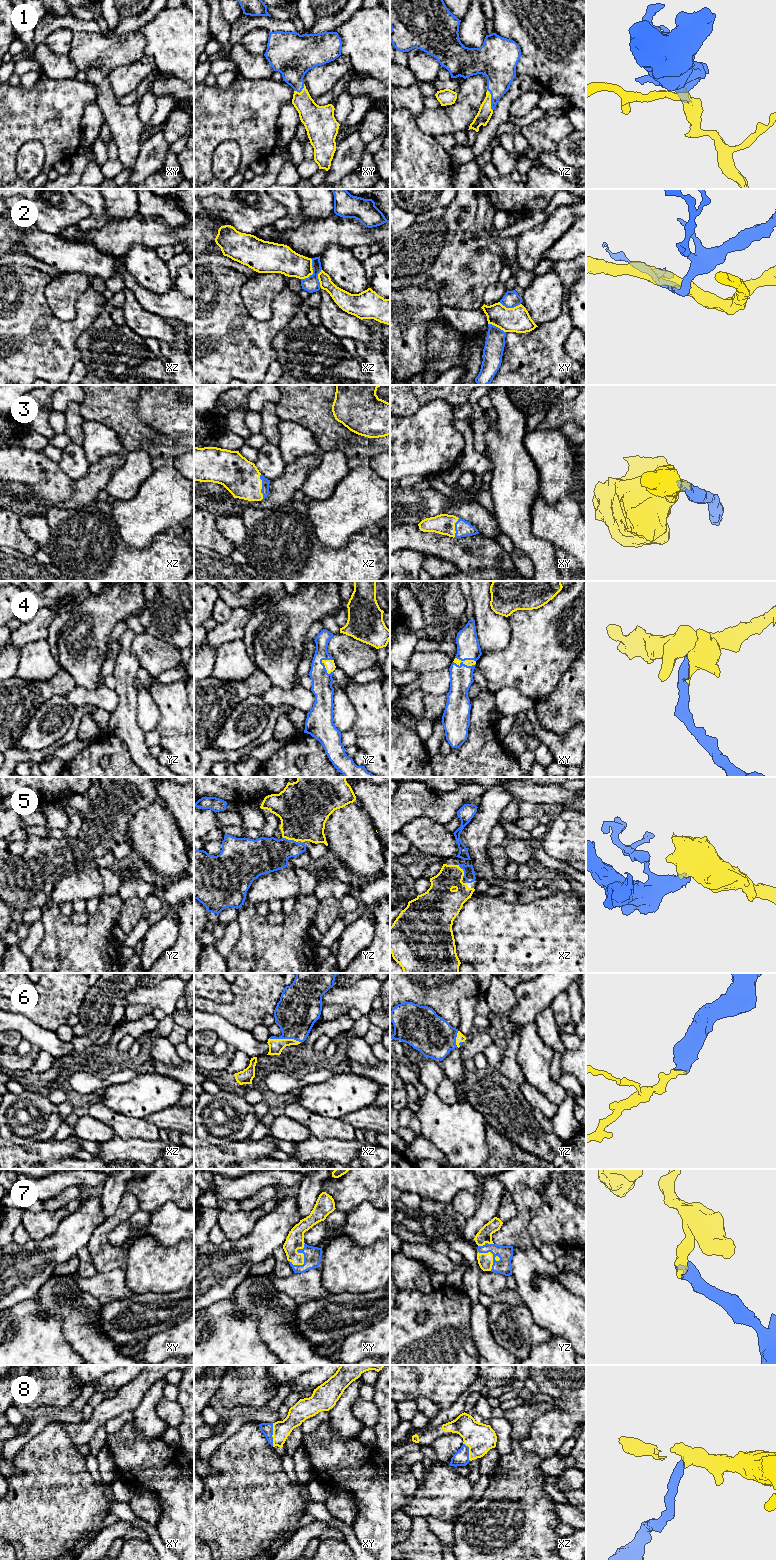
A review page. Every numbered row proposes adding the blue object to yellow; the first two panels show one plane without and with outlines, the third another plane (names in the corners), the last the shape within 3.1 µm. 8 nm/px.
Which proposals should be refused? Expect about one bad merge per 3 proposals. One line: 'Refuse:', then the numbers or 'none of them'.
Refuse: 2

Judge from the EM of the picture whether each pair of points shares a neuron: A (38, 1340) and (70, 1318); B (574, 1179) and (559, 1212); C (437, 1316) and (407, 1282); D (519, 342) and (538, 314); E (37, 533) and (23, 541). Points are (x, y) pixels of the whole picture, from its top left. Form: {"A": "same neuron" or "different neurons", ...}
{"A": "different neurons", "B": "same neuron", "C": "different neurons", "D": "different neurons", "E": "different neurons"}

